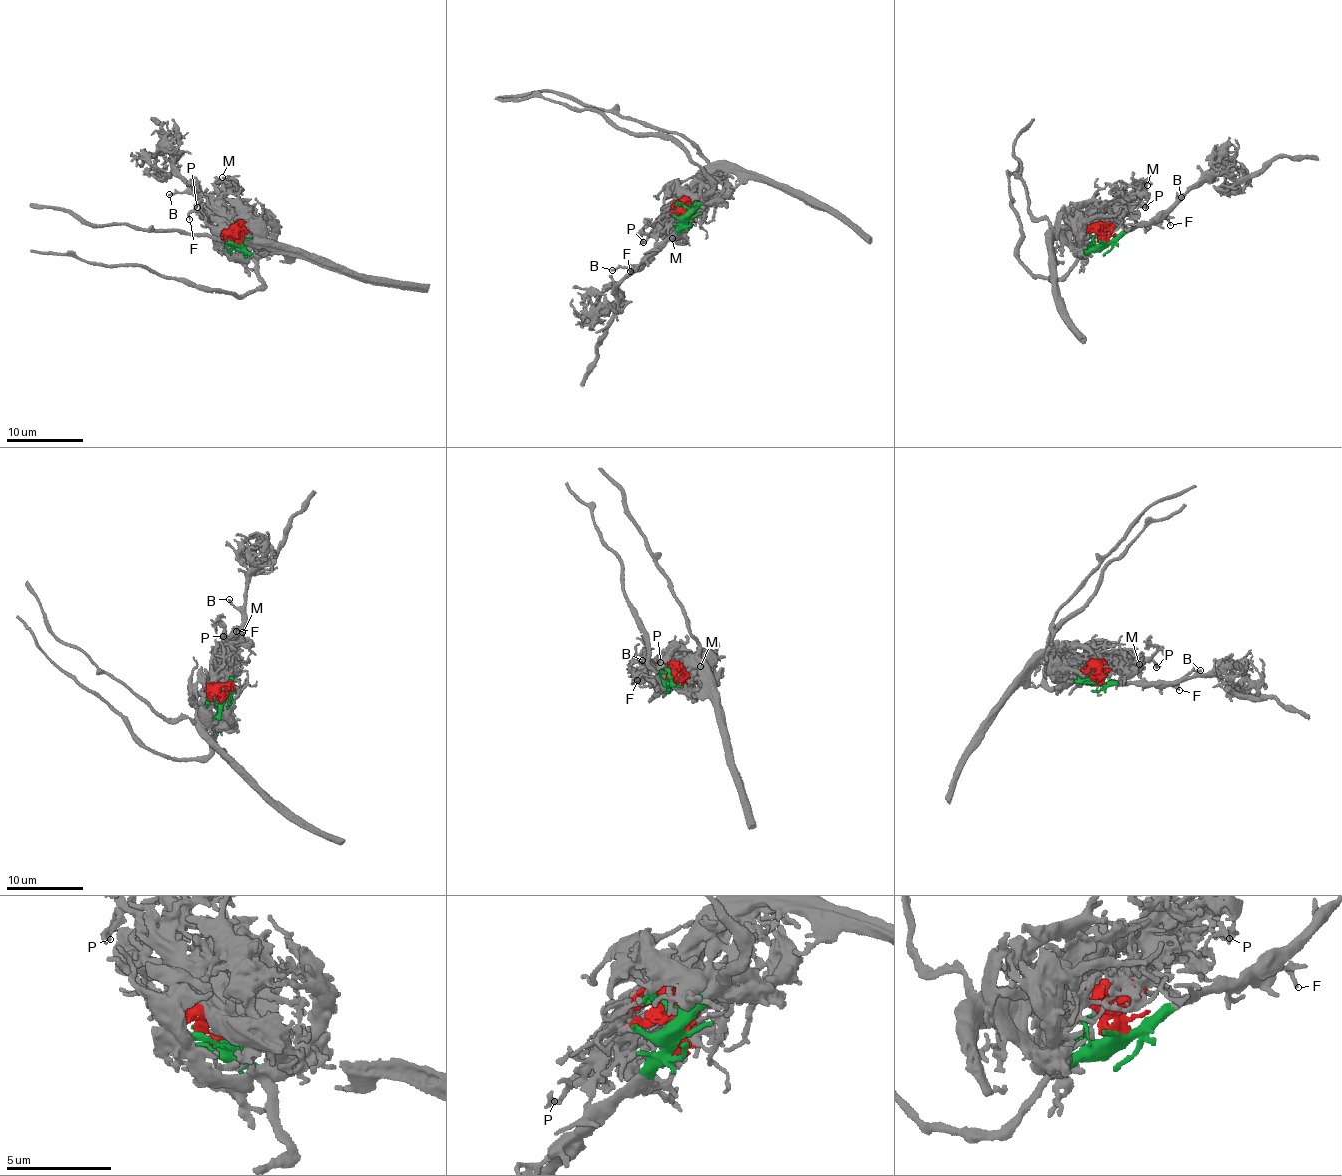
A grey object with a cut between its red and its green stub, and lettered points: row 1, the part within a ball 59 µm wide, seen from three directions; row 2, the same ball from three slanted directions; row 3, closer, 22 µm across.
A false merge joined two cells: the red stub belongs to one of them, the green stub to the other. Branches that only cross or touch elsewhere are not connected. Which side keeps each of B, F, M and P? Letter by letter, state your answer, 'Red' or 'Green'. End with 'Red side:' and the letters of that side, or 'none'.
B: Green
F: Green
M: Red
P: Red
Red side: M, P

